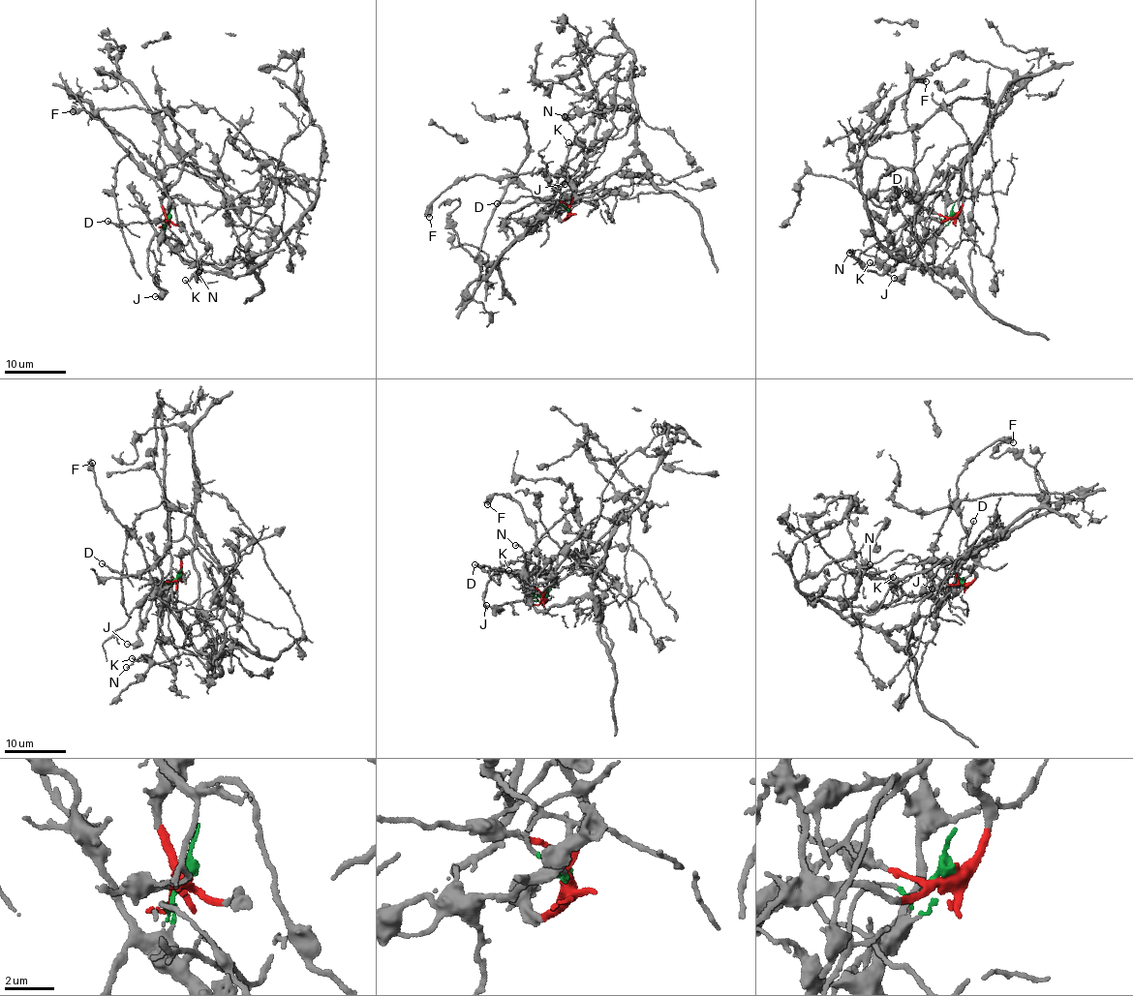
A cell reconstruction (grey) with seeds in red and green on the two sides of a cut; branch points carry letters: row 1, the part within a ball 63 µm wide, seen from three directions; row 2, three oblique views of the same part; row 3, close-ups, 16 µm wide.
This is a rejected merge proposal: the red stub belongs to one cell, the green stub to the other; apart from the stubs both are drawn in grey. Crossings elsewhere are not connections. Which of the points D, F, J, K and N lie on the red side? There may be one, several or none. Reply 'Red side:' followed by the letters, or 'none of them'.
Red side: D, F, K, N

